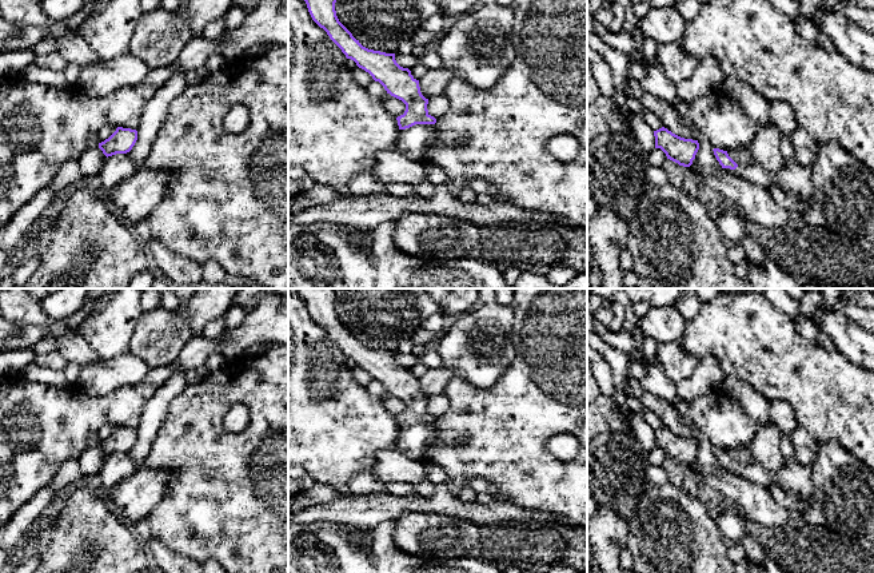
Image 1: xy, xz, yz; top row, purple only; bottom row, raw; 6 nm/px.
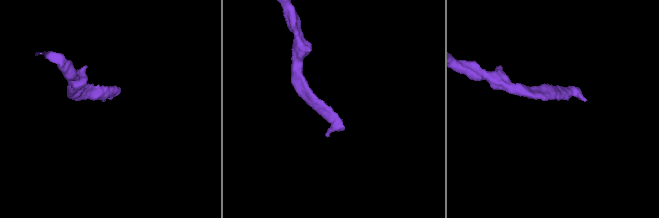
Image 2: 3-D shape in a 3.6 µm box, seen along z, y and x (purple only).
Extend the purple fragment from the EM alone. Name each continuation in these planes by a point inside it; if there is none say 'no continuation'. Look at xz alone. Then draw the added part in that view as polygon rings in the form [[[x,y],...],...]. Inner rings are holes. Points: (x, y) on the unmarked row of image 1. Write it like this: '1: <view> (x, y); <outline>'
1: xz (414, 441); [[[415,423],[400,429],[392,449],[398,449],[408,457],[423,457],[436,437],[435,423]]]

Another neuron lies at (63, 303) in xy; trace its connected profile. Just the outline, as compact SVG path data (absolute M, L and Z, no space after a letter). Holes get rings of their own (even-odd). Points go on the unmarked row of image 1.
M59 289L41 301L43 310L53 321L64 321L76 314L87 301L87 289Z

